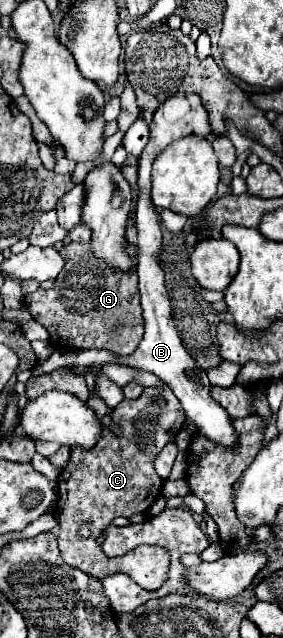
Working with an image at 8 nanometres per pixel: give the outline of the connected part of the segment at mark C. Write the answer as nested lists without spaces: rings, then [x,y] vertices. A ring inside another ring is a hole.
[[[166,383],[160,387],[146,387],[140,399],[120,401],[112,411],[112,421],[118,425],[120,435],[116,435],[110,427],[102,427],[104,433],[100,441],[92,449],[72,447],[68,465],[58,475],[58,547],[62,559],[96,579],[104,579],[110,573],[124,571],[144,589],[158,589],[168,578],[170,556],[158,546],[140,545],[126,555],[106,557],[96,541],[78,541],[76,529],[80,523],[92,523],[92,537],[96,539],[116,517],[132,517],[136,513],[144,513],[160,495],[164,481],[154,471],[156,453],[168,443],[172,443],[178,431],[184,427],[186,417],[178,397],[168,389]]]

